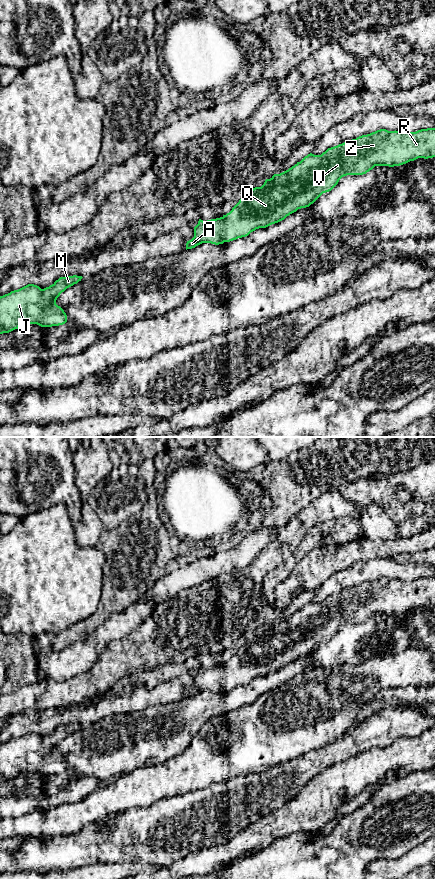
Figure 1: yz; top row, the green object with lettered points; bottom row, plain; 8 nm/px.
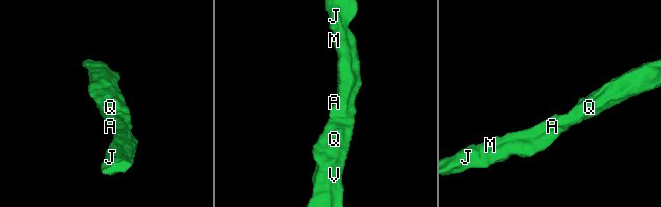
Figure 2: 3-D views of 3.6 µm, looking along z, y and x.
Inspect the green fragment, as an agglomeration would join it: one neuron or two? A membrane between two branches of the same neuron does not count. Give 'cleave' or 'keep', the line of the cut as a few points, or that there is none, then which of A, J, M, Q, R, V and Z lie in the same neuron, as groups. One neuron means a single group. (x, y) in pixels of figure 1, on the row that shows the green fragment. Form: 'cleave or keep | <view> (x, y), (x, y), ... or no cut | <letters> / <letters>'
keep | no cut | A J M Q R V Z

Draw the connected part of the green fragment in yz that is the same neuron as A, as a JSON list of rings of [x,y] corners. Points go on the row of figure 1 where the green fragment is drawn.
[[[435,128],[416,132],[380,129],[356,139],[328,148],[321,155],[312,153],[288,170],[266,179],[261,187],[248,190],[232,210],[220,218],[203,221],[194,227],[194,237],[187,241],[186,250],[202,243],[215,245],[246,237],[259,228],[284,220],[298,209],[309,207],[323,193],[331,191],[347,175],[363,175],[375,166],[400,166],[418,158],[435,157]]]

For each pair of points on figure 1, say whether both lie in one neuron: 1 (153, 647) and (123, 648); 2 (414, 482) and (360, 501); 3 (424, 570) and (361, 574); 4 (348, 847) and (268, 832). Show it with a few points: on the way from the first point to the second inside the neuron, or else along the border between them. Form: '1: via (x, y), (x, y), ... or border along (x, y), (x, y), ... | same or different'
1: via (146, 648), (130, 648) | same
2: via (401, 482), (391, 483), (382, 490), (373, 490) | same
3: via (408, 570), (377, 570) | same
4: border along (310, 832), (294, 832), (279, 837), (267, 847) | different

